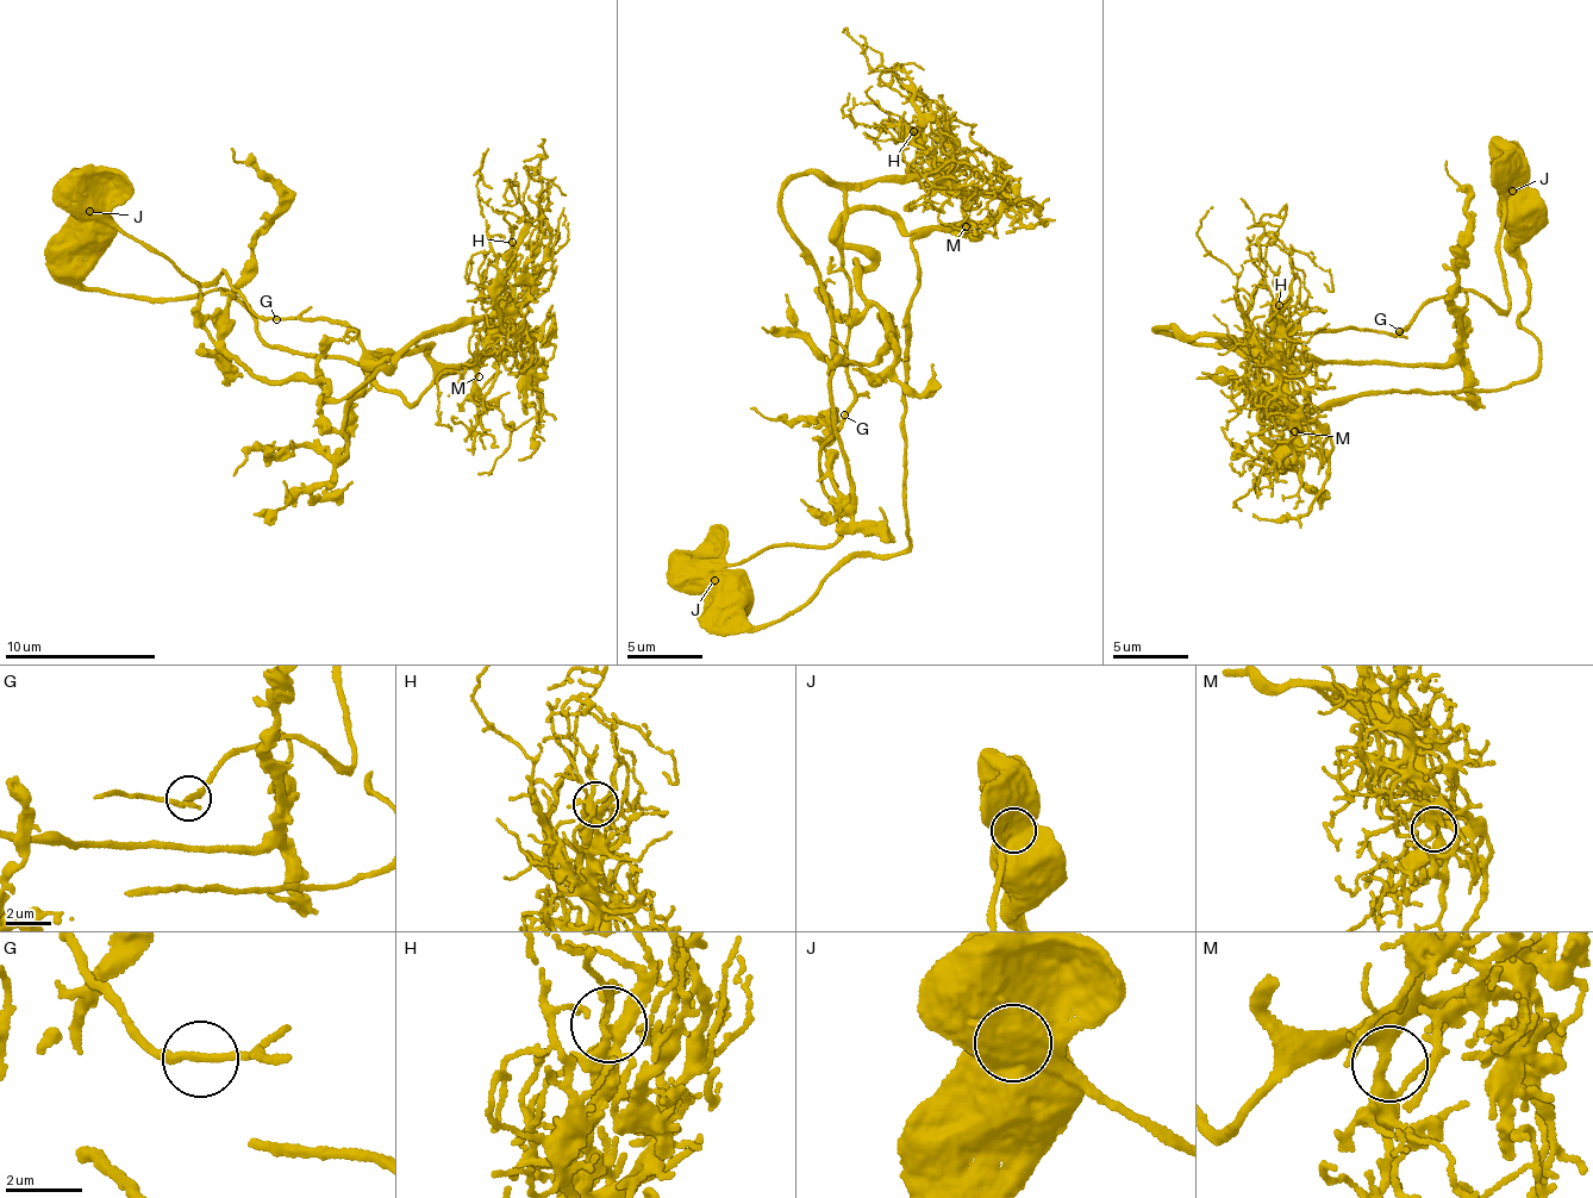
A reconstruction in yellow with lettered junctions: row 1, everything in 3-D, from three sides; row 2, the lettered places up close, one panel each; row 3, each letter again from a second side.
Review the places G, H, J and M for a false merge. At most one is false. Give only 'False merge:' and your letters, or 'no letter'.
False merge: J

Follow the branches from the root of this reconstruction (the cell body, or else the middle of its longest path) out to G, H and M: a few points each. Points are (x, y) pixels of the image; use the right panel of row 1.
G: (1310, 335), (1348, 328), (1376, 329), (1393, 335), (1398, 331)
H: (1310, 335), (1231, 348), (1220, 341), (1254, 359), (1266, 351), (1268, 319), (1279, 305)
M: (1310, 335), (1279, 335), (1232, 345), (1278, 375), (1282, 382), (1279, 394), (1289, 406), (1294, 431)

